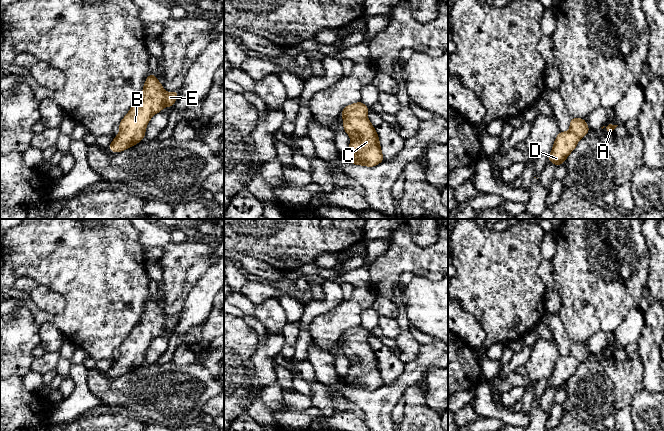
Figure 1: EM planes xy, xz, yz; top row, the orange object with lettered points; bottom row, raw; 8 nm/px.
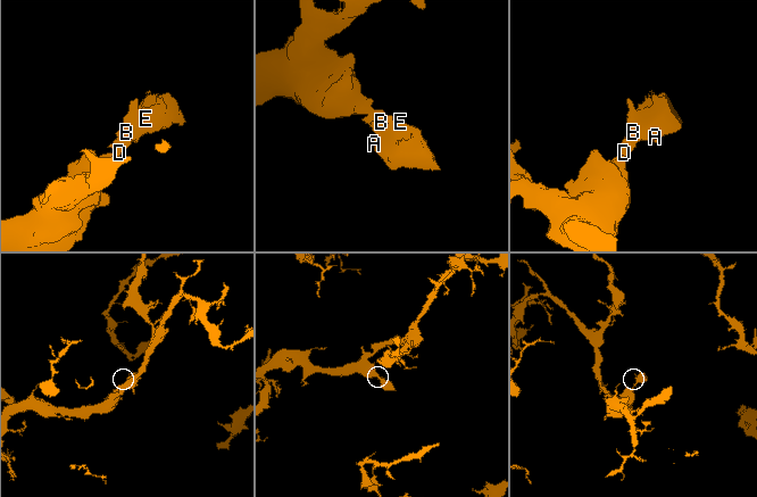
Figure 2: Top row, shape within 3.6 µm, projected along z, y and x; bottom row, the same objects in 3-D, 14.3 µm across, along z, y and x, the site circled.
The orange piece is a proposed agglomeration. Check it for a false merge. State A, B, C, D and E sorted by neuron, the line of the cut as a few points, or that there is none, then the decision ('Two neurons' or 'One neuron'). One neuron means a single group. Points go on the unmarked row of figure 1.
Groups: A B C D E. No split. One neuron

